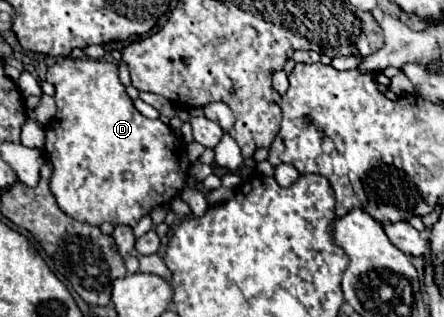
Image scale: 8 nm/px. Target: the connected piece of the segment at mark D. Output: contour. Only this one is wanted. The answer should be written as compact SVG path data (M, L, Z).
M66 56L48 68L46 80L56 88L54 100L58 112L44 128L44 152L52 164L50 190L64 214L90 226L100 226L102 222L110 222L114 226L136 226L136 222L150 214L154 206L168 206L174 198L180 196L188 178L190 162L186 158L184 168L176 146L178 140L170 126L166 126L162 120L150 120L134 108L126 88L118 78L116 62L100 62L90 58L76 60Z

